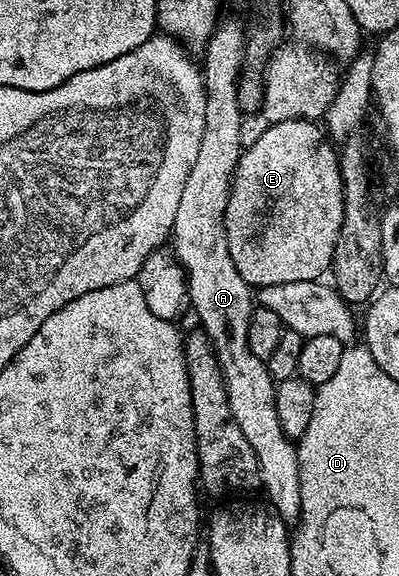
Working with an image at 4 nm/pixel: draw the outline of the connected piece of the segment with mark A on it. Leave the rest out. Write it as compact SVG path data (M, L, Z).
M223 17L218 25L214 27L212 36L206 42L204 53L206 53L206 63L201 63L202 81L206 84L206 103L204 104L204 136L200 140L200 153L196 155L196 164L192 164L192 172L188 172L188 180L184 180L184 193L180 196L180 208L176 208L176 220L174 221L174 229L172 231L172 250L177 254L178 262L185 268L190 284L190 292L188 295L189 305L194 306L194 310L198 313L201 329L205 330L210 342L214 346L214 351L218 357L218 363L222 369L222 375L226 381L226 391L228 392L228 404L232 408L232 414L236 416L236 422L240 424L240 432L244 432L248 444L252 444L252 448L256 452L256 460L258 461L258 474L262 478L261 489L266 490L269 505L274 507L274 511L278 513L287 524L294 524L301 519L302 505L300 504L300 464L298 463L297 445L286 435L284 428L280 428L280 416L276 414L276 392L275 381L267 368L265 361L254 355L252 348L248 348L248 324L250 323L250 312L254 309L256 302L252 297L252 287L246 283L244 276L240 276L240 272L236 272L236 264L232 264L232 252L228 252L228 240L226 239L226 229L224 228L224 212L228 208L228 200L230 199L230 189L234 183L234 173L238 167L238 162L242 158L243 147L240 140L240 126L244 119L244 111L238 100L238 79L240 71L244 65L244 55L246 52L246 30L234 18Z

